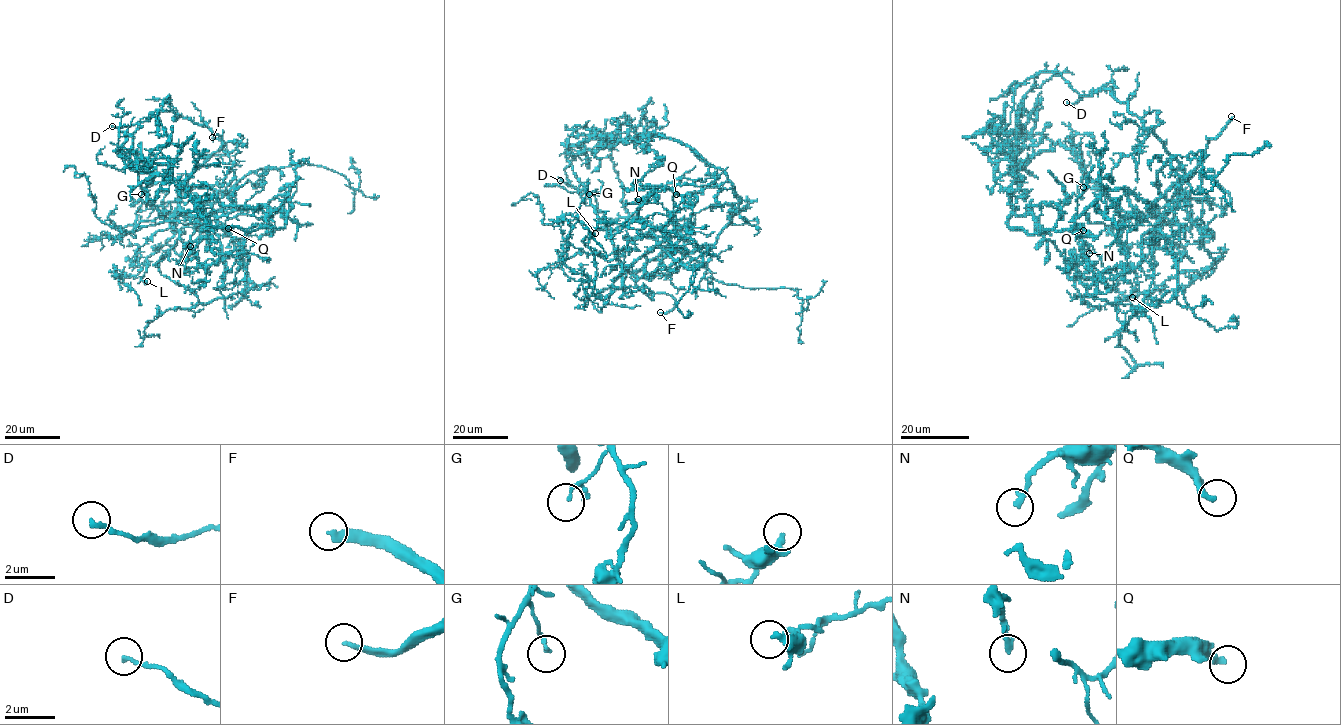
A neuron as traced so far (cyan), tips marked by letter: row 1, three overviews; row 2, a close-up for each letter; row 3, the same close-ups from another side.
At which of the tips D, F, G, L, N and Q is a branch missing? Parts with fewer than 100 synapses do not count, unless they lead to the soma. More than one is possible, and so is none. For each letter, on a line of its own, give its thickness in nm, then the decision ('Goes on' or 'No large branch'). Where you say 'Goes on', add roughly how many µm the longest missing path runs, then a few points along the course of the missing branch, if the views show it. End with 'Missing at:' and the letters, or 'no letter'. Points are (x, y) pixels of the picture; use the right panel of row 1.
D: Thickness 160 nm. No large branch
F: Thickness 260 nm. Goes on. Missing length about 70 µm. Course of what is missing: (1231, 116), (1232, 107), (1204, 104), (1186, 109), (1174, 118), (1172, 116)
G: Thickness 80 nm. No large branch
L: Thickness 360 nm. No large branch
N: Thickness 240 nm. No large branch
Q: Thickness 260 nm. No large branch
Missing at: F

